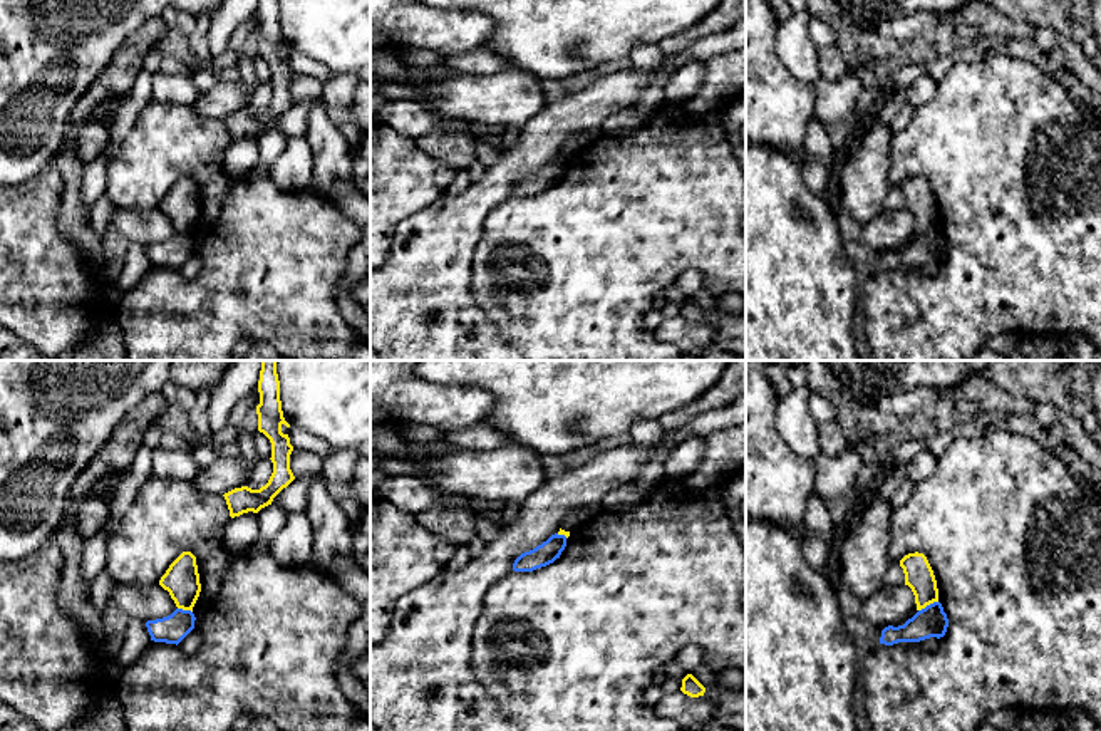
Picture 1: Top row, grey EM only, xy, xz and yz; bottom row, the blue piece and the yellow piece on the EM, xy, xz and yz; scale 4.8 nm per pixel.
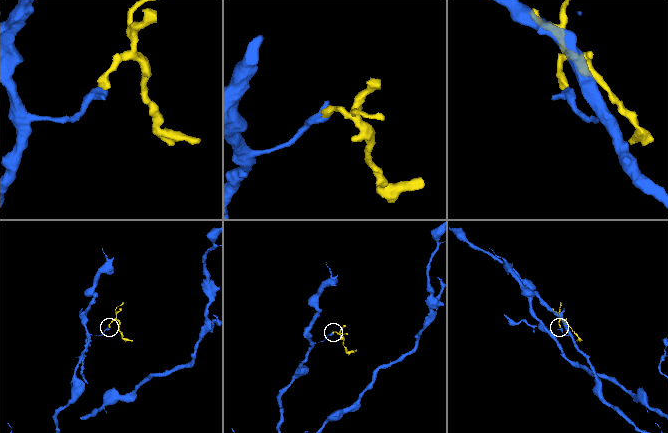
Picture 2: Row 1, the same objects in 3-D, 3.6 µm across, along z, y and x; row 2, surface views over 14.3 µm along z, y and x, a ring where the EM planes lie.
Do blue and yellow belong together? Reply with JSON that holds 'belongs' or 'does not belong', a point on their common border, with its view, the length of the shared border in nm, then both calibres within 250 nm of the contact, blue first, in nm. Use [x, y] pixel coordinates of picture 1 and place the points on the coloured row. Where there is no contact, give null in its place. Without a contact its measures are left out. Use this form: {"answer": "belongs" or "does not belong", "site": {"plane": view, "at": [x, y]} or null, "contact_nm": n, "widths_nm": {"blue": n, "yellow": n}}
{"answer": "does not belong", "site": {"plane": "yz", "at": [927, 606]}, "contact_nm": 110, "widths_nm": {"blue": 150, "yellow": 140}}

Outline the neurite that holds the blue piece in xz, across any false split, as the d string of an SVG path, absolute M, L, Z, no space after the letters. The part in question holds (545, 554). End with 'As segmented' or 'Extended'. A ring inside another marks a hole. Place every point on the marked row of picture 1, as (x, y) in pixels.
M551 535L546 542L538 545L536 548L521 553L514 563L514 572L533 572L536 568L546 567L553 563L556 558L560 558L561 552L566 547L566 537L565 535Z. As segmented

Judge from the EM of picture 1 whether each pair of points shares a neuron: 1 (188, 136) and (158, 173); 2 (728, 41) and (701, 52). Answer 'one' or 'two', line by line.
1: one
2: one

